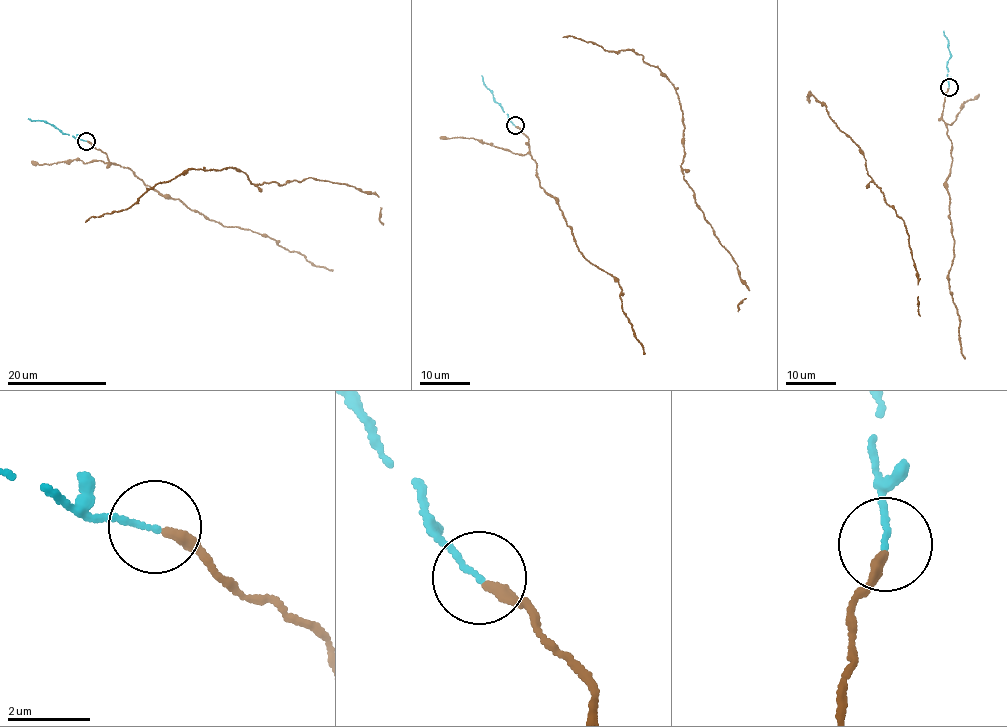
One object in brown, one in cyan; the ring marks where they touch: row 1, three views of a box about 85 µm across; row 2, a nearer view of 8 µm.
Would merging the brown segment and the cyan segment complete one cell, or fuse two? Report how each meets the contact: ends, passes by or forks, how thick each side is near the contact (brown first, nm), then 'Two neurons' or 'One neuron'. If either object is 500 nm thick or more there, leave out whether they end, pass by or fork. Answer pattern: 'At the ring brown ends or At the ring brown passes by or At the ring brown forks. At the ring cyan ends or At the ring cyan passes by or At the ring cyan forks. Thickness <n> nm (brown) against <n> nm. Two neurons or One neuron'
At the ring brown ends. At the ring cyan ends. Thickness 240 nm (brown) against 140 nm. One neuron

